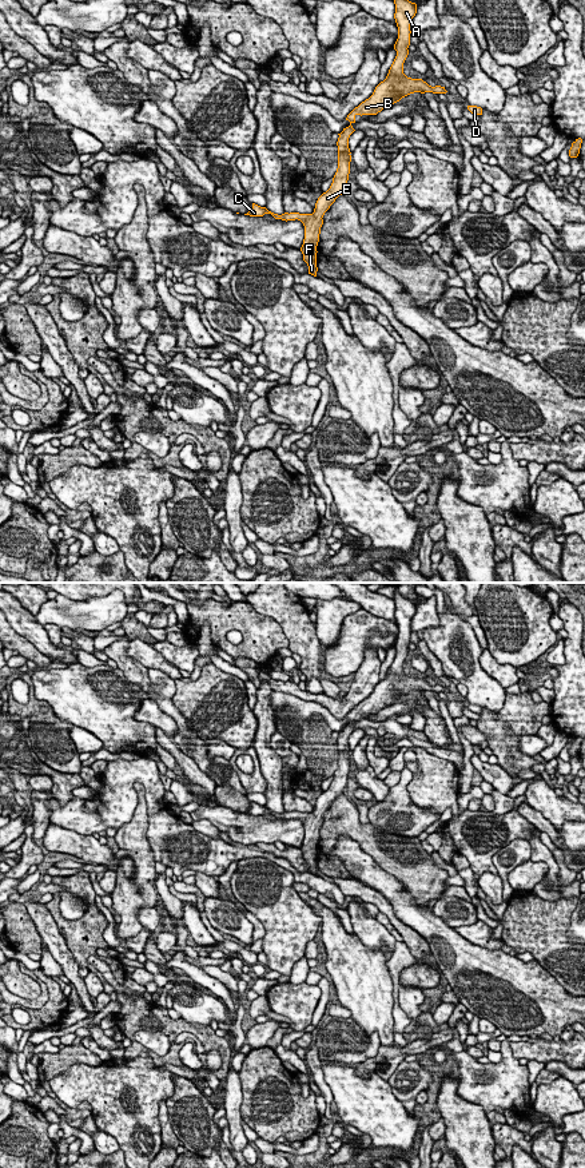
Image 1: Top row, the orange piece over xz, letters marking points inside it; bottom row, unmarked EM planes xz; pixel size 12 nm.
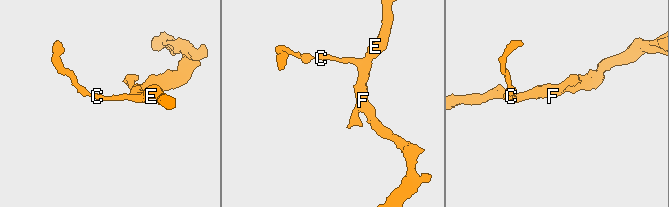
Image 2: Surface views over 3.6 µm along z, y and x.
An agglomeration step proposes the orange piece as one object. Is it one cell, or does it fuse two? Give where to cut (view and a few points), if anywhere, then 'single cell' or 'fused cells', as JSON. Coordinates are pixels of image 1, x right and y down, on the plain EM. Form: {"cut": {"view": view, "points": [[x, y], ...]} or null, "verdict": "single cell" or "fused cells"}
{"cut": null, "verdict": "single cell"}

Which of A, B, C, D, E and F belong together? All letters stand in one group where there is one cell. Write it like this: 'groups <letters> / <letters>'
groups A B C D E F

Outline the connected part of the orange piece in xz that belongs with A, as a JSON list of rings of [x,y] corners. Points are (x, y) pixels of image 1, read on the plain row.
[[[398,584],[391,585],[394,588],[394,603],[395,612],[394,617],[398,625],[398,637],[394,643],[397,655],[389,668],[389,672],[383,680],[381,680],[373,694],[355,706],[346,716],[350,720],[350,724],[343,727],[338,736],[338,767],[333,776],[330,787],[323,791],[317,802],[313,813],[299,813],[299,811],[284,811],[282,814],[268,810],[266,806],[260,806],[252,802],[252,807],[244,813],[250,815],[263,815],[264,813],[271,813],[275,818],[282,819],[301,819],[305,825],[305,838],[301,846],[303,853],[303,859],[309,865],[309,873],[317,875],[317,845],[319,841],[321,826],[323,823],[323,814],[335,800],[339,794],[343,794],[349,772],[350,772],[350,760],[351,751],[349,747],[349,736],[355,730],[353,722],[355,722],[357,714],[377,714],[382,708],[390,706],[391,703],[399,700],[402,696],[414,692],[414,691],[433,691],[433,692],[446,692],[445,686],[435,684],[431,686],[422,678],[411,678],[403,672],[403,662],[409,653],[410,644],[410,623],[413,616],[417,612],[417,603],[409,600],[398,592]]]

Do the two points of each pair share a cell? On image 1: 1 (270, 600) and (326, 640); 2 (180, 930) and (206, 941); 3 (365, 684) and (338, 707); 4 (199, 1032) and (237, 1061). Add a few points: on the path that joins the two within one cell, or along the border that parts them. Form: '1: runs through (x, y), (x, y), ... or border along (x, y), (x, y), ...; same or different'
1: border along (314, 623), (317, 638), (323, 647); different
2: border along (182, 904), (182, 924), (190, 933); different
3: runs through (359, 691), (345, 706); same
4: border along (233, 1056), (230, 1065); different

